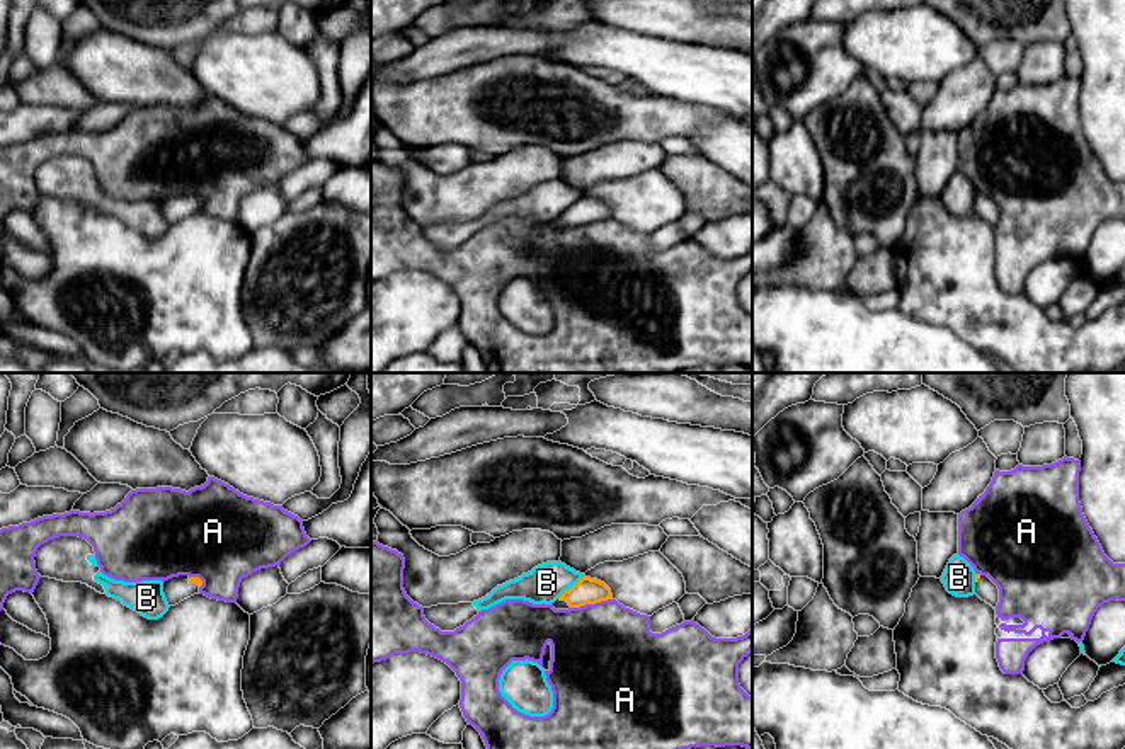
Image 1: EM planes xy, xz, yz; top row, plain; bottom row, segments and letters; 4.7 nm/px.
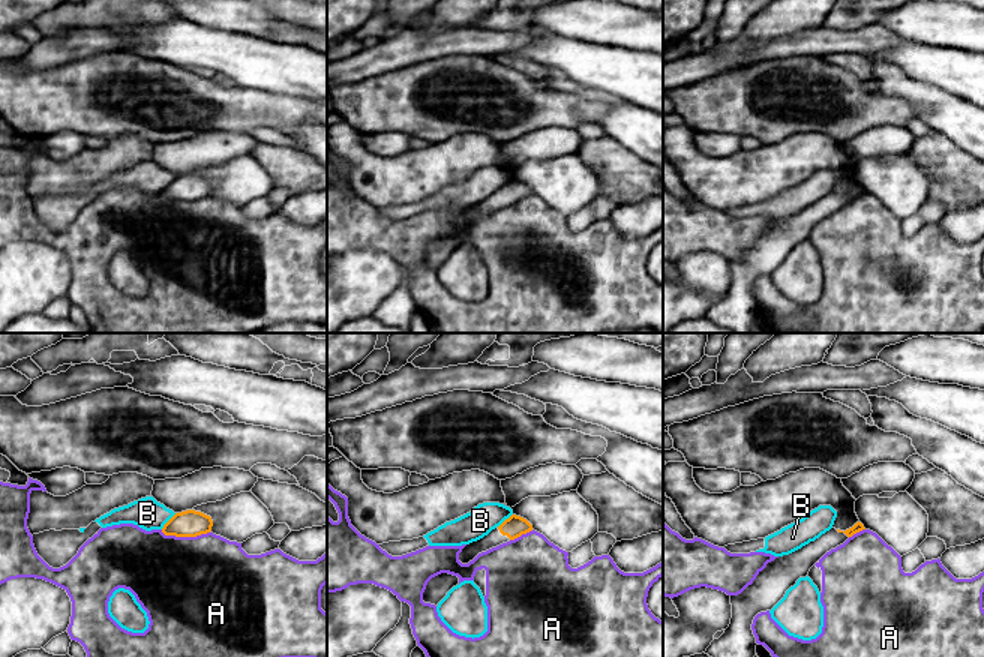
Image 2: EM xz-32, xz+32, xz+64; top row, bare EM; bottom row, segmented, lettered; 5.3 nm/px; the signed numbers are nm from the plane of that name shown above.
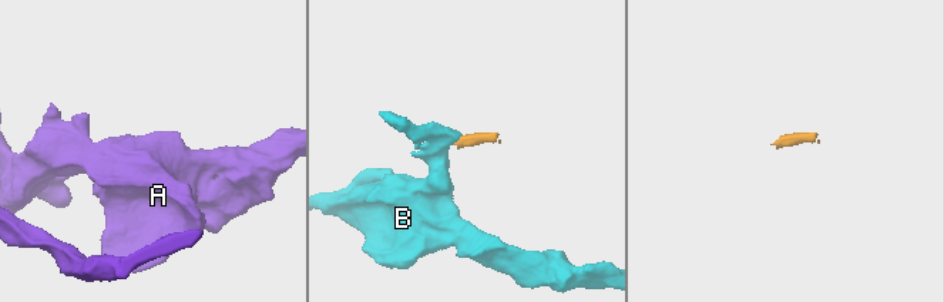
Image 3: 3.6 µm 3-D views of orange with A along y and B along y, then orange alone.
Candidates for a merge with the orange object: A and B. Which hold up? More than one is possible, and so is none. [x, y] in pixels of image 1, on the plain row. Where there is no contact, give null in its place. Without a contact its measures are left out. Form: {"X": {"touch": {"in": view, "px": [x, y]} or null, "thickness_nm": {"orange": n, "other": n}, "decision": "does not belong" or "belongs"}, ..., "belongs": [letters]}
{"A": {"touch": {"in": "xz", "px": [591, 222]}, "thickness_nm": {"orange": 130, "other": 480}, "decision": "does not belong"}, "B": {"touch": {"in": "xz", "px": [572, 205]}, "thickness_nm": {"orange": 130, "other": 180}, "decision": "does not belong"}, "belongs": []}

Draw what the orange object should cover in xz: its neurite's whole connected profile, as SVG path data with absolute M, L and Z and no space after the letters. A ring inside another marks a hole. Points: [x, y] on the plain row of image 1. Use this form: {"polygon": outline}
{"polygon": "M584 194L577 203L574 203L553 221L553 226L580 226L585 223L596 223L608 218L613 218L611 208L601 199Z"}

